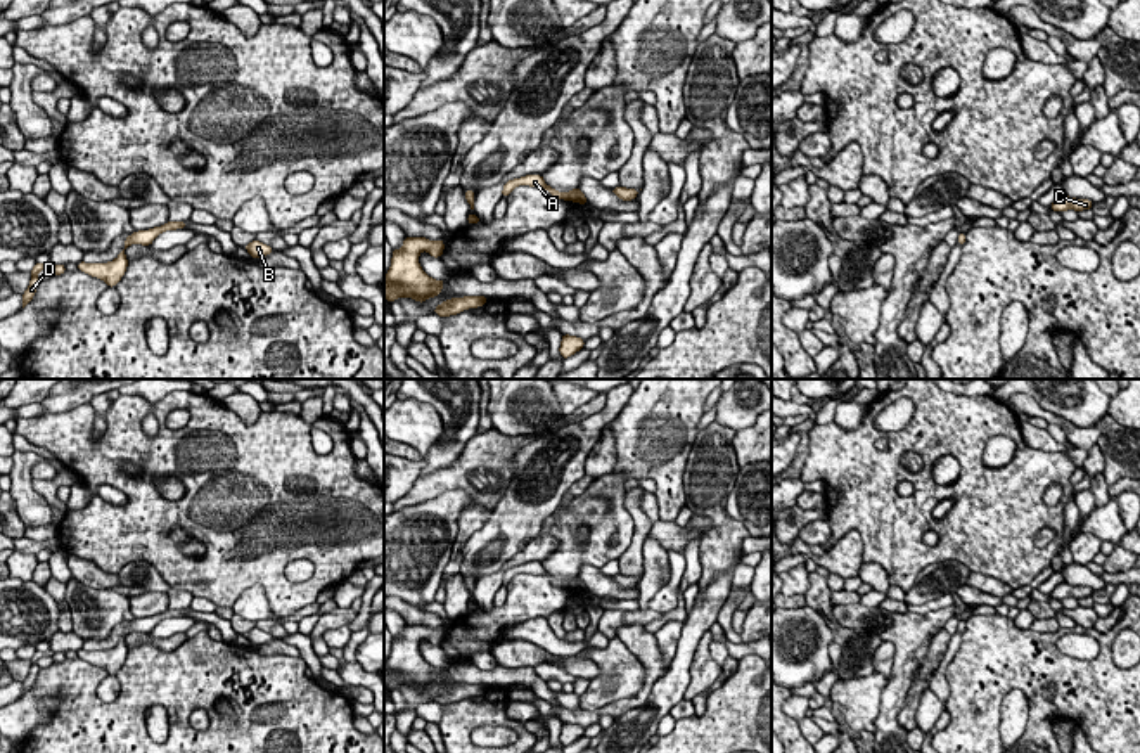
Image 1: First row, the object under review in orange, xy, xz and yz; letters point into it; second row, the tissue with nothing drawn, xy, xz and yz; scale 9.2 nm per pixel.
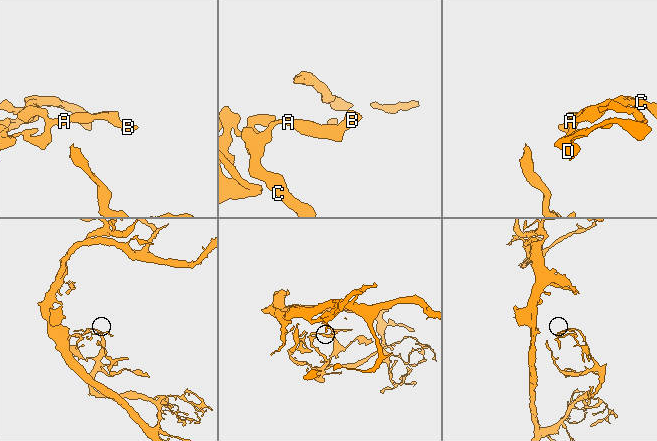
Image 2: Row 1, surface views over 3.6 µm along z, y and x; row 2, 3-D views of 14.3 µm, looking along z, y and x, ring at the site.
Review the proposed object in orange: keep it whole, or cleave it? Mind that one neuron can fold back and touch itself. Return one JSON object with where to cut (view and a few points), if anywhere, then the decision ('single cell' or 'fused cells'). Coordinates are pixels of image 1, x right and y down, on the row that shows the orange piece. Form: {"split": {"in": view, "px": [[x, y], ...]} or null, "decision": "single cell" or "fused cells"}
{"split": null, "decision": "single cell"}

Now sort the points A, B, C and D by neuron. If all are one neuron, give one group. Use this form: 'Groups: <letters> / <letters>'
Groups: A B C D

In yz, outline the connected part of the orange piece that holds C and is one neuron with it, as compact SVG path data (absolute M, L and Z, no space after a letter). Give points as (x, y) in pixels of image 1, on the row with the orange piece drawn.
M1062 194L1052 203L1050 209L1062 213L1067 209L1074 211L1092 209L1092 206L1093 203L1090 199L1076 199Z

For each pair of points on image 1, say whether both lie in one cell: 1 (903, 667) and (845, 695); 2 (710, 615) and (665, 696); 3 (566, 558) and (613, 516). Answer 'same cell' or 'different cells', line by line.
1: different cells
2: same cell
3: same cell

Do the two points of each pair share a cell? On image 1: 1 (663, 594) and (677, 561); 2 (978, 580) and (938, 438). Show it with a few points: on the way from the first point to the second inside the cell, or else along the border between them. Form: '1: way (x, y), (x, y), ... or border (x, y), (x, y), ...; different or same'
1: way (672, 585), (677, 570); same
2: border (971, 572), (992, 575), (1012, 589); different

